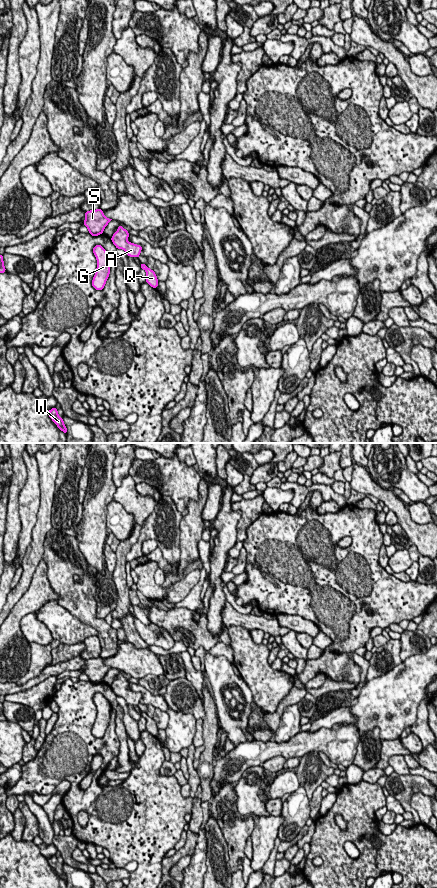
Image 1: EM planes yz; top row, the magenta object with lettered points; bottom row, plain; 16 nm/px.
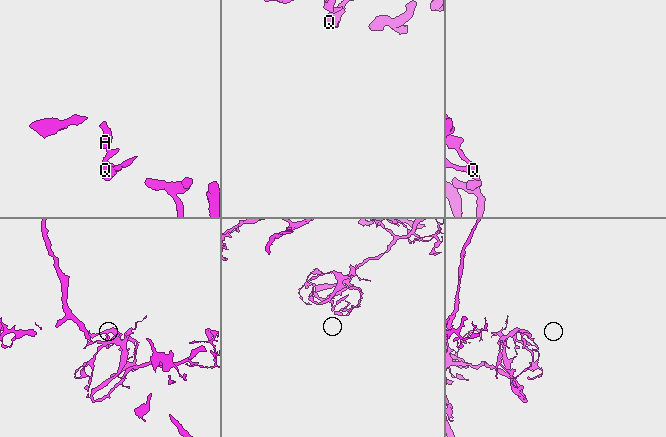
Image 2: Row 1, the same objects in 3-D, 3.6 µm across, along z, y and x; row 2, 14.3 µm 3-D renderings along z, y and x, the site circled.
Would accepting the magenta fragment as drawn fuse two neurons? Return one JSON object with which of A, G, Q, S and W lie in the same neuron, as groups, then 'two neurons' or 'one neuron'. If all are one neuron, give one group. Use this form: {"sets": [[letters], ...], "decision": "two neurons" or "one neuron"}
{"sets": [["A", "G", "Q", "S", "W"]], "decision": "one neuron"}

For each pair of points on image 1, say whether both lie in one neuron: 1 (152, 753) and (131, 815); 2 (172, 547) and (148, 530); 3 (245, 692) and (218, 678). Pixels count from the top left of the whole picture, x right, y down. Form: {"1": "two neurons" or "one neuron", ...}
{"1": "one neuron", "2": "one neuron", "3": "one neuron"}

